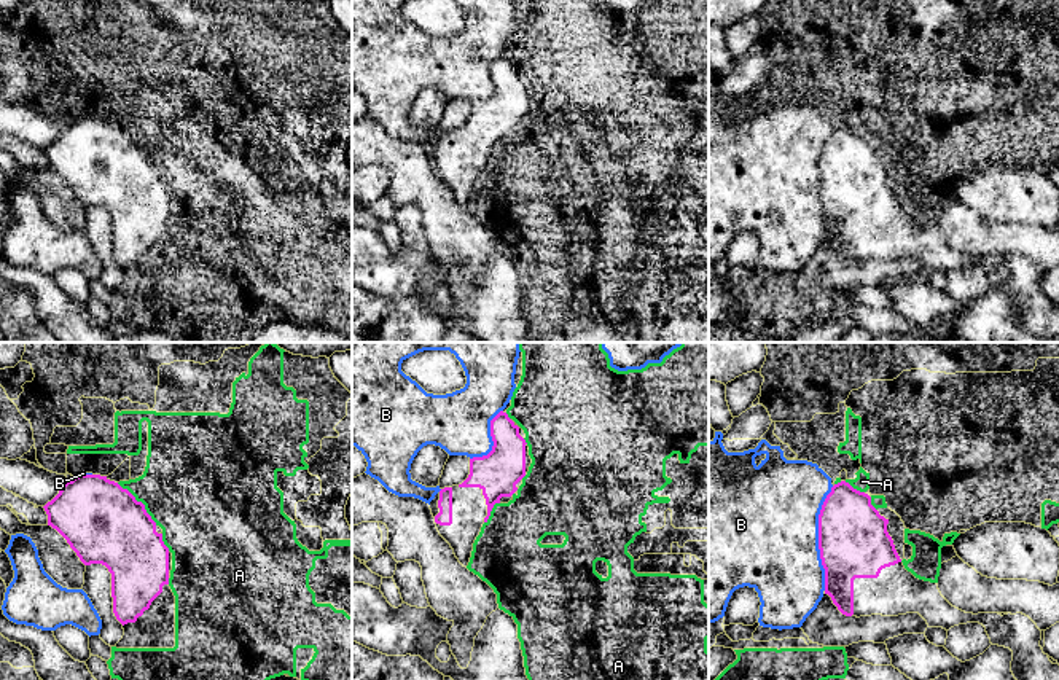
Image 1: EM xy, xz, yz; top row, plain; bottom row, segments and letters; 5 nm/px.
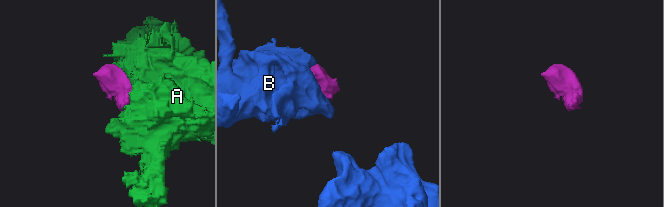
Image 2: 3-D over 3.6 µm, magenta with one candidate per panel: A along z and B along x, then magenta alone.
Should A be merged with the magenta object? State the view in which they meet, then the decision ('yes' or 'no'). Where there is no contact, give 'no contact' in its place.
xy | no

